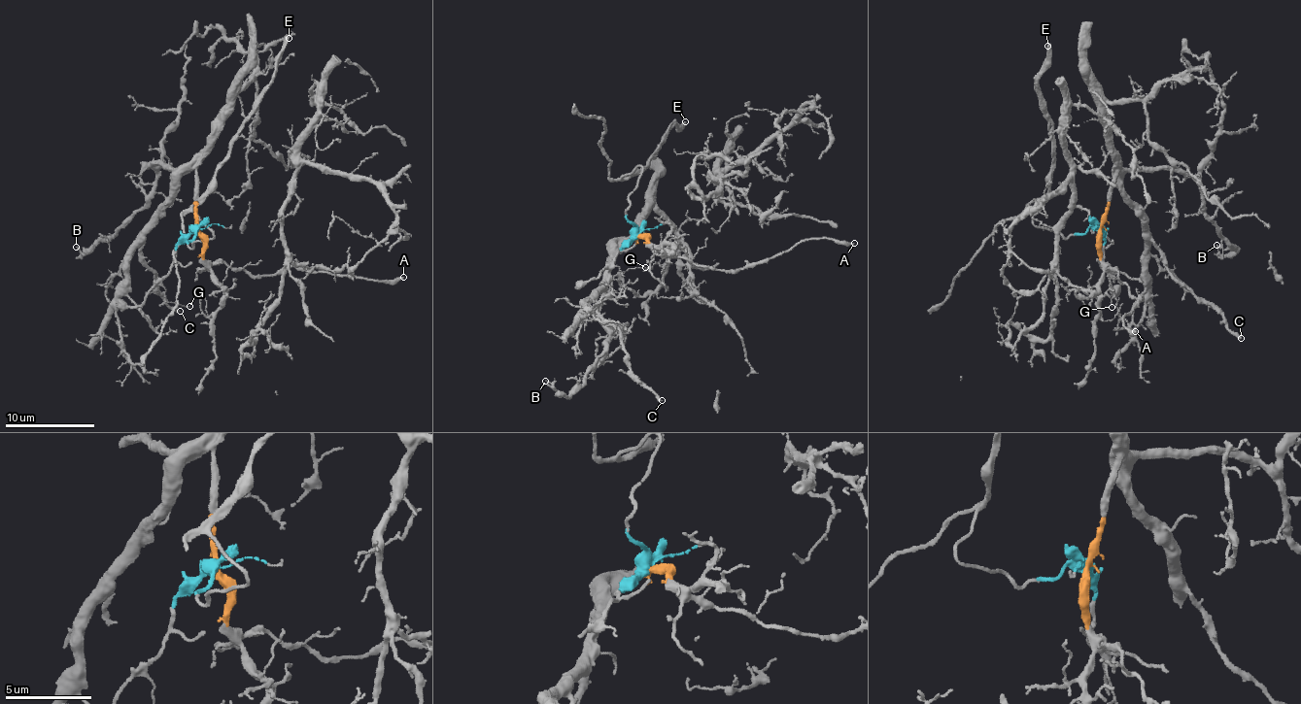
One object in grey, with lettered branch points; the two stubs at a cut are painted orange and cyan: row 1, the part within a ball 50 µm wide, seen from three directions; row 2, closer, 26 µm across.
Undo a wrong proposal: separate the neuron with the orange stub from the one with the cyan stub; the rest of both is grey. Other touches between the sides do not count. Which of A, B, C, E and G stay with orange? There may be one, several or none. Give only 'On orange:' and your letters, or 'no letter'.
On orange: A, B, C

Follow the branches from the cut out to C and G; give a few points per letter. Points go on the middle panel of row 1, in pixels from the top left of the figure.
C: (637, 235), (624, 240), (614, 251), (617, 255), (600, 285), (599, 313), (618, 331), (627, 367), (663, 401)
G: (637, 235), (613, 262), (620, 273), (646, 267)

